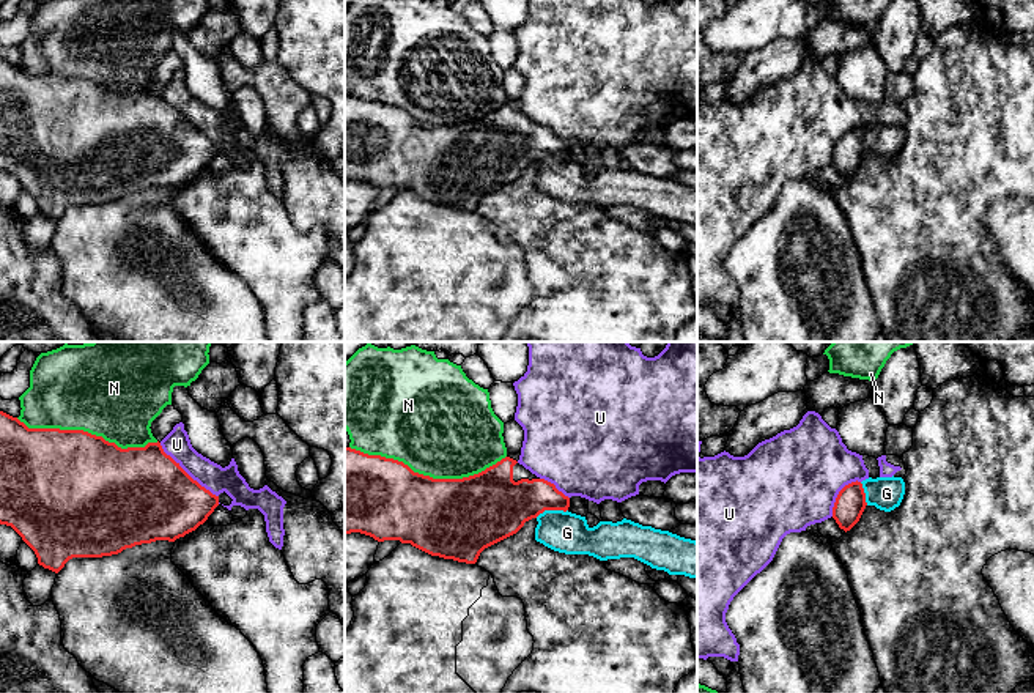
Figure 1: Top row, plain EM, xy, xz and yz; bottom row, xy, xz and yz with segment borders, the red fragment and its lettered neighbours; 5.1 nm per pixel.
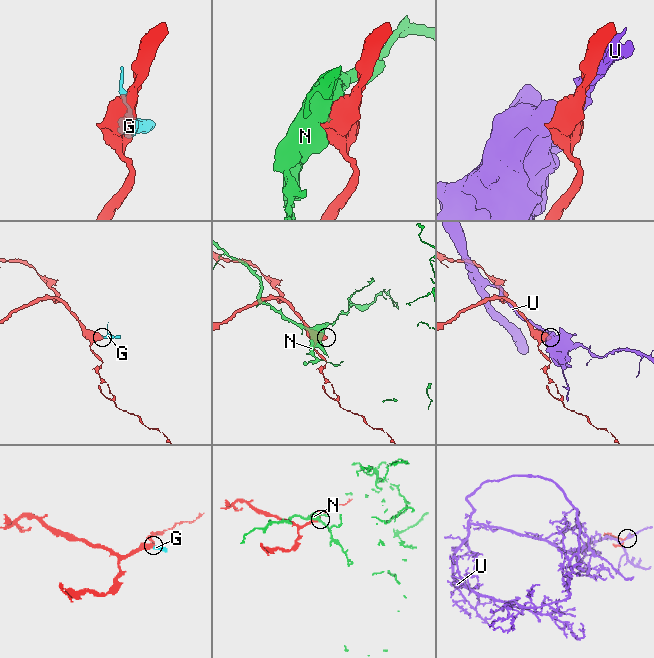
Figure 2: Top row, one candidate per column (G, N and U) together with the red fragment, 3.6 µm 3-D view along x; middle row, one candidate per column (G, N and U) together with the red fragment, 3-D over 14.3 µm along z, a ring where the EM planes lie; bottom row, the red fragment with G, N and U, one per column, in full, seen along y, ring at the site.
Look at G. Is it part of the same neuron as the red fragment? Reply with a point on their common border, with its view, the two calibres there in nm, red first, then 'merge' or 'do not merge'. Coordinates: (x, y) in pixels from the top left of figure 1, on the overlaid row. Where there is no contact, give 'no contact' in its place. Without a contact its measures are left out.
contact xz (551, 509); calibres 280 and 220 nm; merge

